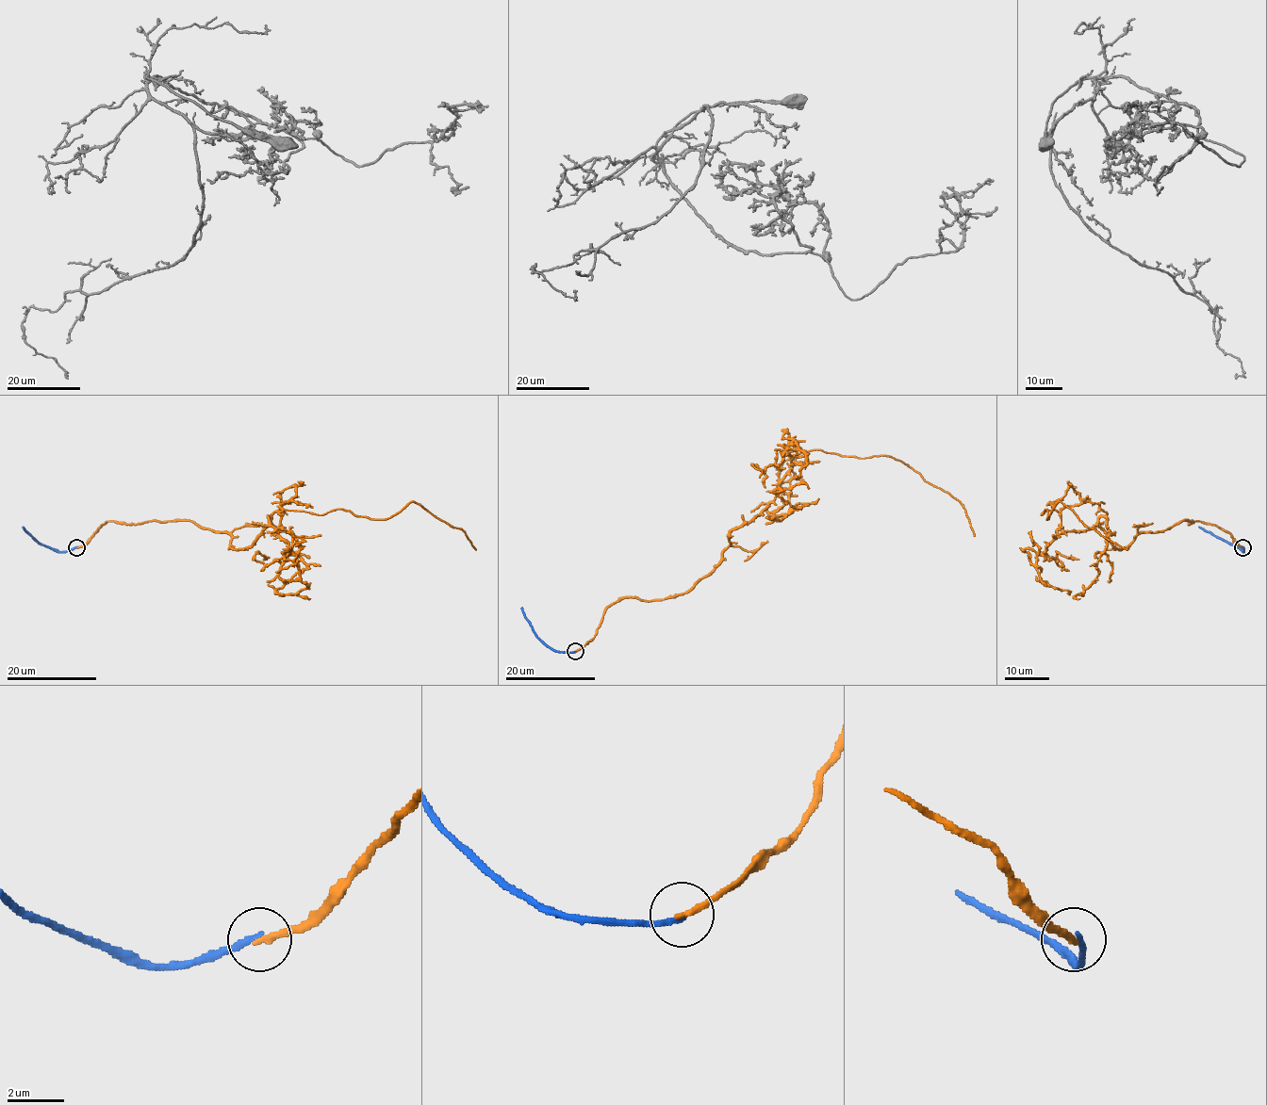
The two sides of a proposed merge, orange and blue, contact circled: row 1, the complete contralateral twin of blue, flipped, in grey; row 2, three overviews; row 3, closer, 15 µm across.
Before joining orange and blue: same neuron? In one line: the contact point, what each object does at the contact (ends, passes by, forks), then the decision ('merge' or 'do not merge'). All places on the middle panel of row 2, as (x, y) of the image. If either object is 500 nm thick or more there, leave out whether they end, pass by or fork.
(575, 651) | orange ends | blue ends | do not merge

